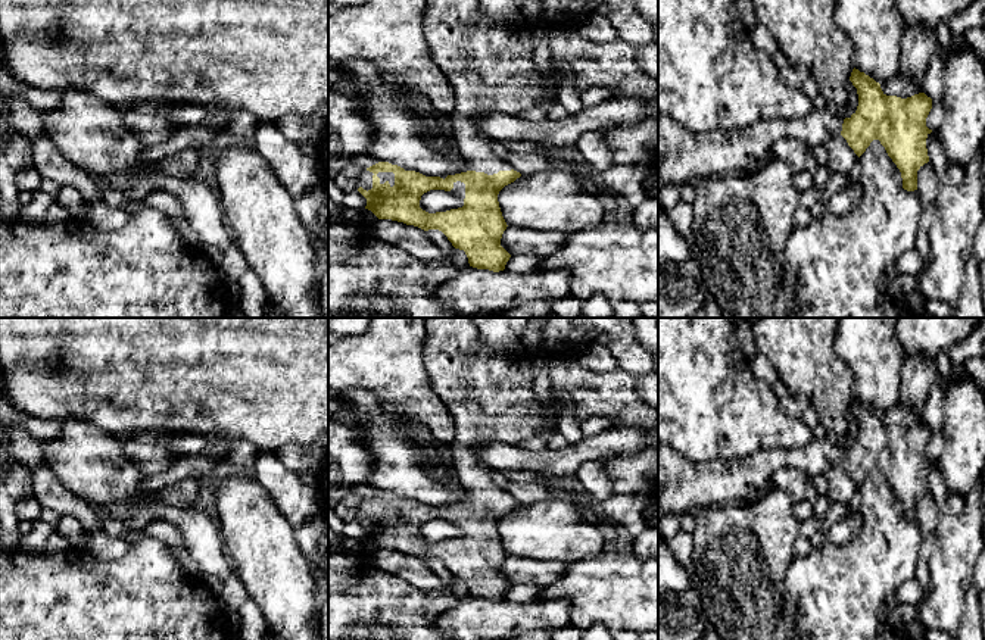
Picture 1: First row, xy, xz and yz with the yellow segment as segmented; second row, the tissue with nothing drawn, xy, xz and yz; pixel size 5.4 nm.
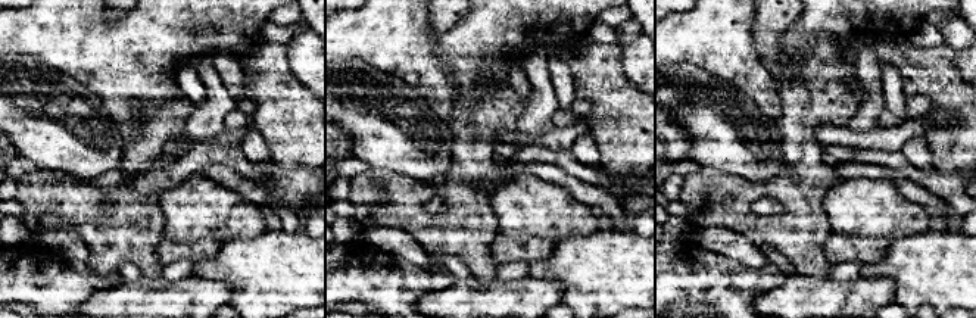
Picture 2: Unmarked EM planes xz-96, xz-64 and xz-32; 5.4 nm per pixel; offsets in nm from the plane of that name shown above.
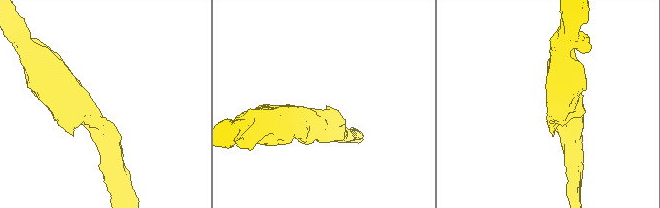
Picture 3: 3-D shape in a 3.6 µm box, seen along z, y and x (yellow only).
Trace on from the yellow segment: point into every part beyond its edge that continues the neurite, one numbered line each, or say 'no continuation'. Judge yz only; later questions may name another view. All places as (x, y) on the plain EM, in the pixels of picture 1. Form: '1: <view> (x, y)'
1: yz (683, 486)

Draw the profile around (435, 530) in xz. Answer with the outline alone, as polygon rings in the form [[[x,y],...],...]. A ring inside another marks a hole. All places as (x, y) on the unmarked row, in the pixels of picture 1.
[[[430,519],[421,525],[420,537],[428,543],[462,537],[464,531],[445,519]]]

